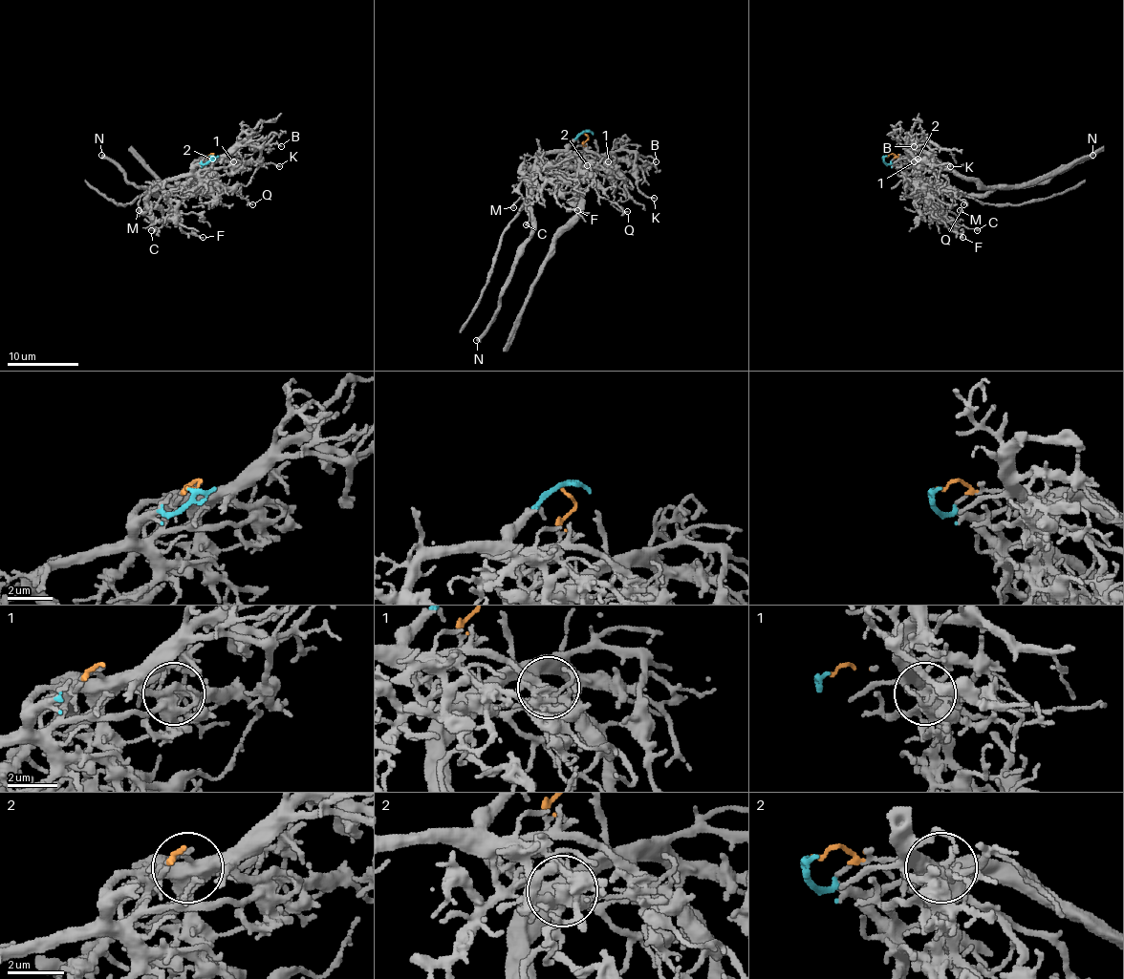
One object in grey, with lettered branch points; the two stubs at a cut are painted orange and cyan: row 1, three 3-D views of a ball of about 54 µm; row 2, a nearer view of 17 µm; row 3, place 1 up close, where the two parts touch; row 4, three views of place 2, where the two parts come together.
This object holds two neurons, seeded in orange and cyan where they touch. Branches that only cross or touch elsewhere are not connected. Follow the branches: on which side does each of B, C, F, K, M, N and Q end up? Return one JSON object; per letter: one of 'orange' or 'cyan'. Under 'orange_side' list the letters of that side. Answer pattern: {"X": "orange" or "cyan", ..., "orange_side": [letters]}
{"B": "orange", "C": "cyan", "F": "cyan", "K": "orange", "M": "cyan", "N": "cyan", "Q": "orange", "orange_side": ["B", "K", "Q"]}

